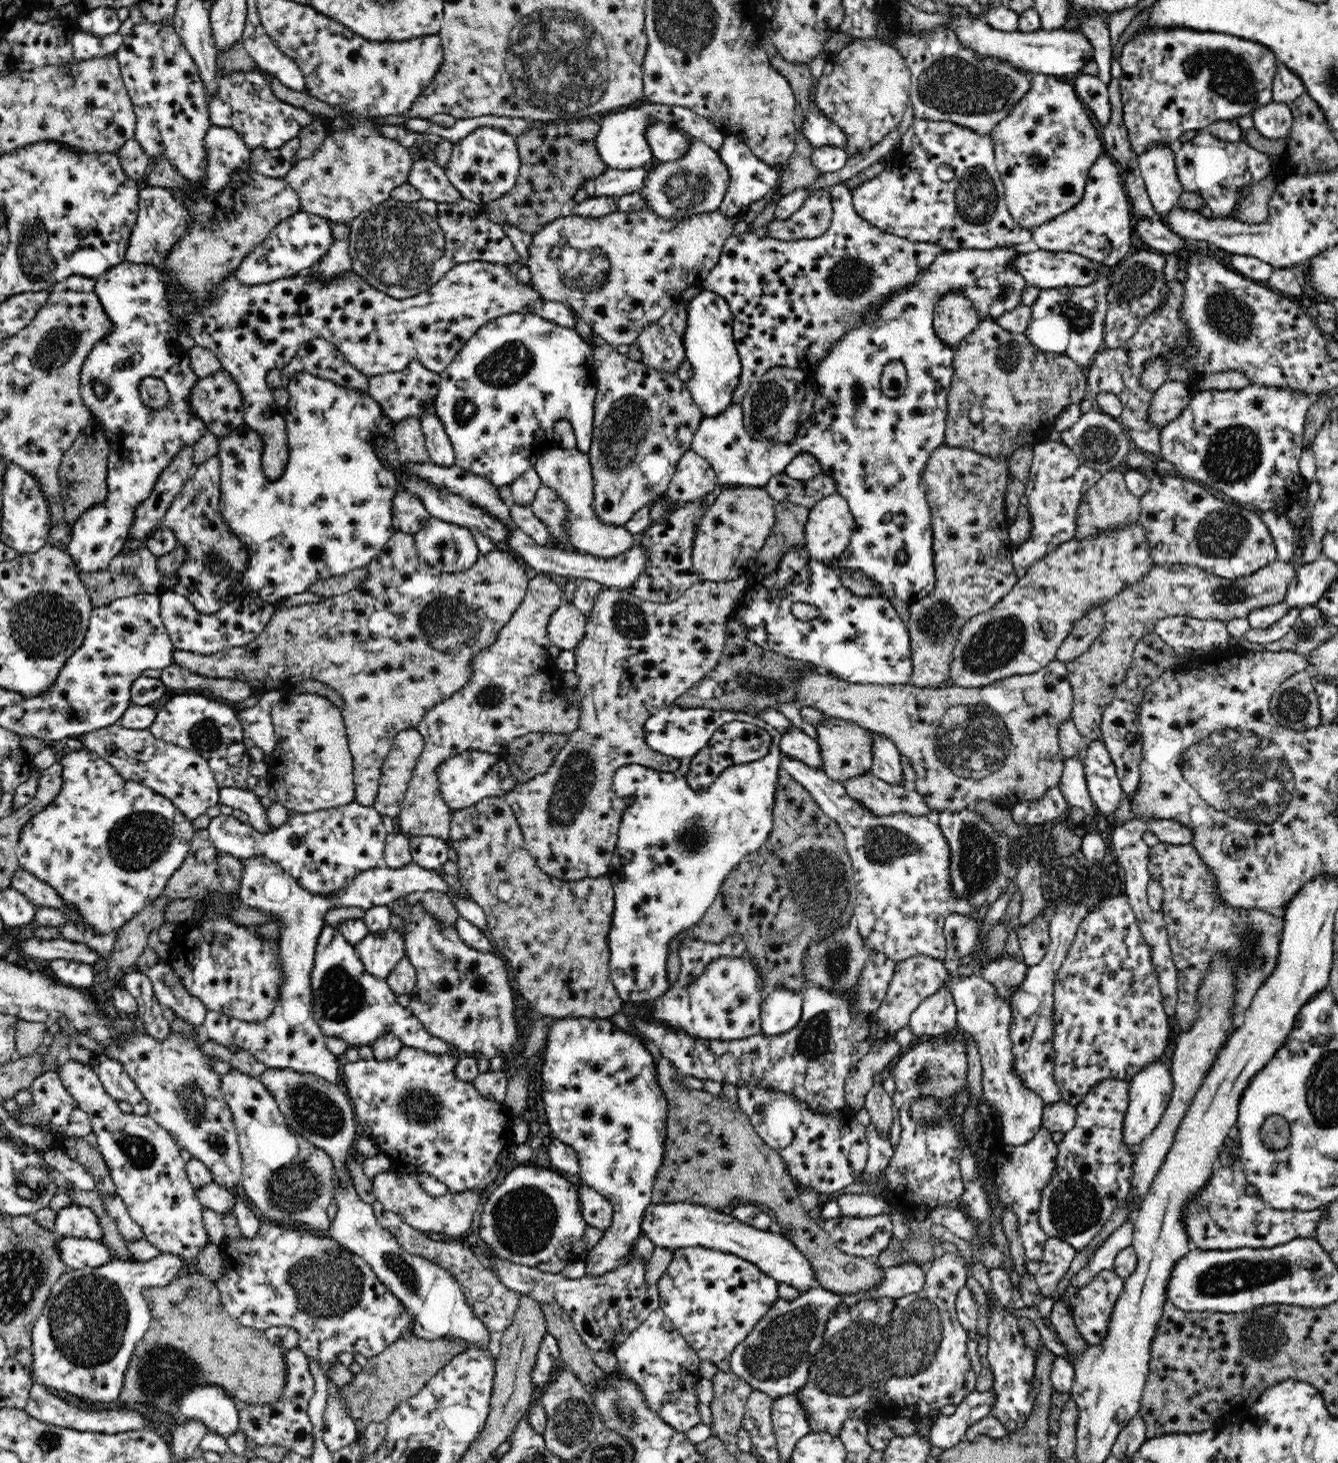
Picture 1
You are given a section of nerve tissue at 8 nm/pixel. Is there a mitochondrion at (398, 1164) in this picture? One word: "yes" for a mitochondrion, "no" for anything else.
no

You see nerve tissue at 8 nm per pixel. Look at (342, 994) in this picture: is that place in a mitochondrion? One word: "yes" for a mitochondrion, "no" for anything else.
yes

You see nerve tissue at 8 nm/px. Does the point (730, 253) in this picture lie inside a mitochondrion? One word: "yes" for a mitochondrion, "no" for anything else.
no

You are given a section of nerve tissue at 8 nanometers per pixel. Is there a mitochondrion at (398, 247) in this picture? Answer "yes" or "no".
yes

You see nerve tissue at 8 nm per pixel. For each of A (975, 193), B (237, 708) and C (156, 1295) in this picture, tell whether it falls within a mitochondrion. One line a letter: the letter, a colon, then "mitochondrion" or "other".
A: mitochondrion
B: other
C: other

